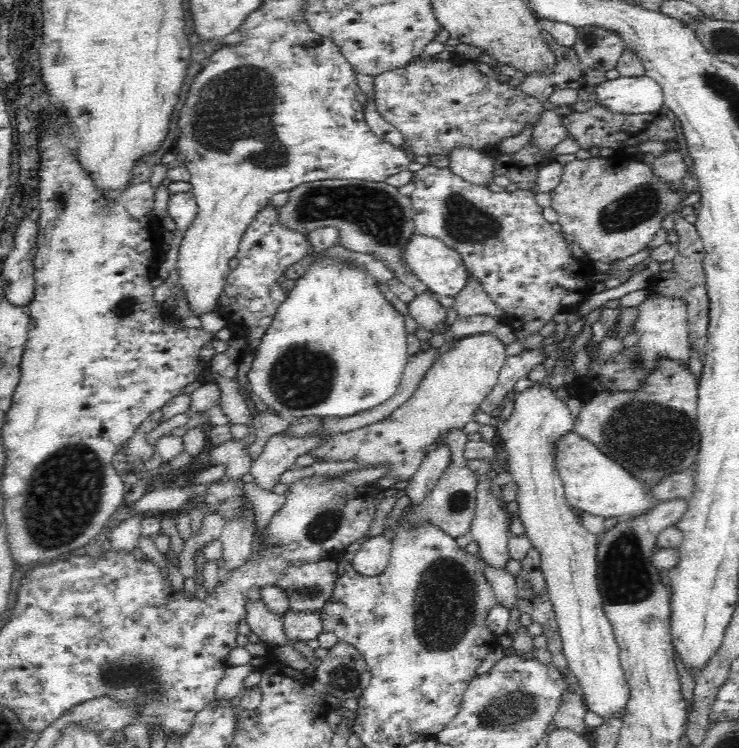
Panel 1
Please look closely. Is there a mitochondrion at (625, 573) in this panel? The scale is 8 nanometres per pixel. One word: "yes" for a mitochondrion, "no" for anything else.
yes

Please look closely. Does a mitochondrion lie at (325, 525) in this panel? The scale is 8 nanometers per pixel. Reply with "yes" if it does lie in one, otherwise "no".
yes

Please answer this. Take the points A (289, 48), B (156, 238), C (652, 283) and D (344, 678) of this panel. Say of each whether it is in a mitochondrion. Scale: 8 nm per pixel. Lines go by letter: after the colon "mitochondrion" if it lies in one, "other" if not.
A: other
B: other
C: other
D: mitochondrion

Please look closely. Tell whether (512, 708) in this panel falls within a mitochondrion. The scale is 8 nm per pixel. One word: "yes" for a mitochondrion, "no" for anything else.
yes

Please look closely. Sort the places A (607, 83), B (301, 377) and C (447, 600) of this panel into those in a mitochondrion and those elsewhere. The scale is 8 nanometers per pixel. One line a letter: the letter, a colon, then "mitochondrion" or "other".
A: other
B: mitochondrion
C: mitochondrion

